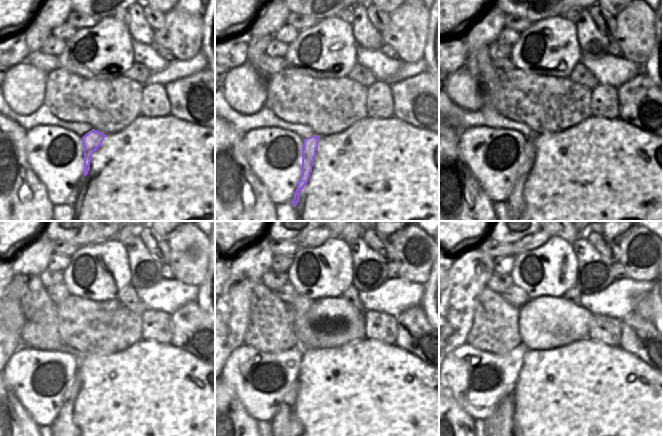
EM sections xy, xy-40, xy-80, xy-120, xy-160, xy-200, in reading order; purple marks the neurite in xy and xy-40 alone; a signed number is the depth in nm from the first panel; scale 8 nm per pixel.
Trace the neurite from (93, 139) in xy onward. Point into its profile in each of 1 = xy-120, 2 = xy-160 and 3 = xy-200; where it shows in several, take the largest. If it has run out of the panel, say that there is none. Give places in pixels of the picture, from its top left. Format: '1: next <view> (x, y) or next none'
1: next xy-120 (63, 424)
2: next xy-160 (285, 424)
3: next xy-200 (510, 424)

